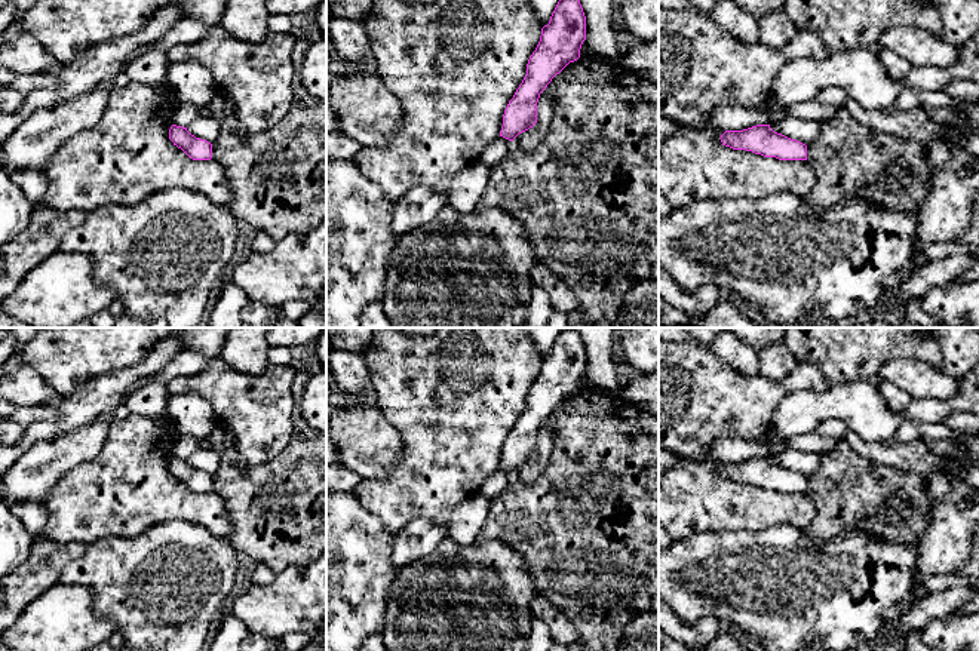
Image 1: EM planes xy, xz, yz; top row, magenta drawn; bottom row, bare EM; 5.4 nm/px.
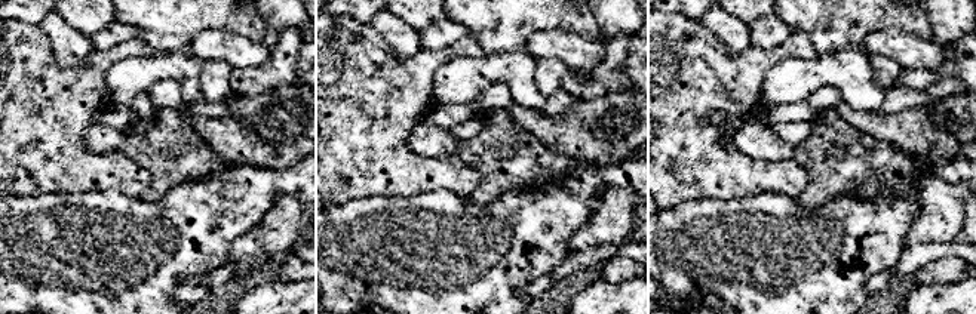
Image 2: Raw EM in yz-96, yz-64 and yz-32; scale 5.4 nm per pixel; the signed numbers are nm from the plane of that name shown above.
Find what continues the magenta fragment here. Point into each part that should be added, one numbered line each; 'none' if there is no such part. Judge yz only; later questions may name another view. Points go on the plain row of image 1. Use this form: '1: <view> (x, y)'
none

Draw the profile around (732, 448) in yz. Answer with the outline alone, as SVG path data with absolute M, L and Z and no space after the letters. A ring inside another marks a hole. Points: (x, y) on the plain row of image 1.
M739 436L719 437L709 443L699 455L699 460L722 463L743 463L756 457L771 457L786 451L786 439L767 436L761 440L745 440Z

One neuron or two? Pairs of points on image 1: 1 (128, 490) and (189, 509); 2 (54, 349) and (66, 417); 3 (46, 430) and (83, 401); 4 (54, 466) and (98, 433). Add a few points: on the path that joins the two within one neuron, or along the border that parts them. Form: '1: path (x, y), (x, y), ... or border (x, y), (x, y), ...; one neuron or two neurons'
1: path (143, 493), (174, 500); one neuron
2: border (92, 377), (71, 393), (60, 396); two neurons
3: path (55, 427), (74, 410); one neuron
4: path (64, 455), (88, 441); one neuron

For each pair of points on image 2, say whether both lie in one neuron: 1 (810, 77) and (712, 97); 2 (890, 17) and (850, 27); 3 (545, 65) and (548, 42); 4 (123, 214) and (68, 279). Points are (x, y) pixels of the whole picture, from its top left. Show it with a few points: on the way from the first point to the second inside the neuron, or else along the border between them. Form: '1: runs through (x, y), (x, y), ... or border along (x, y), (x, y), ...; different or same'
1: border along (785, 58), (766, 76), (764, 107); different
2: runs through (880, 17), (866, 17), (861, 22); same
3: border along (537, 58), (558, 58), (568, 68); different
4: runs through (113, 230), (83, 262); same

